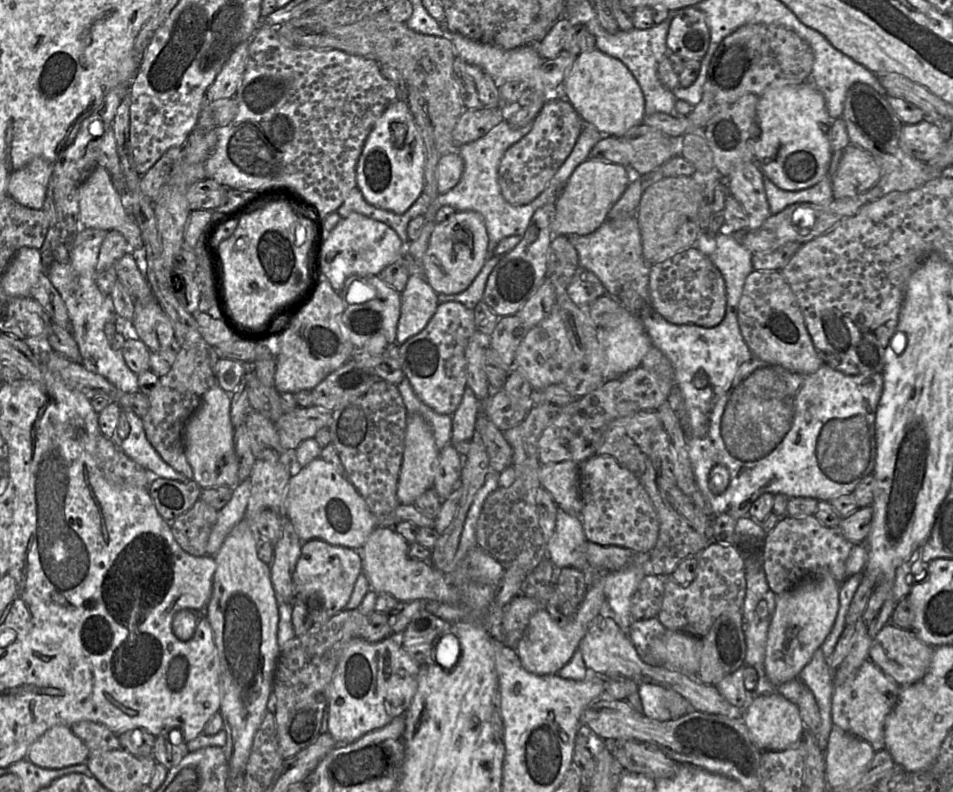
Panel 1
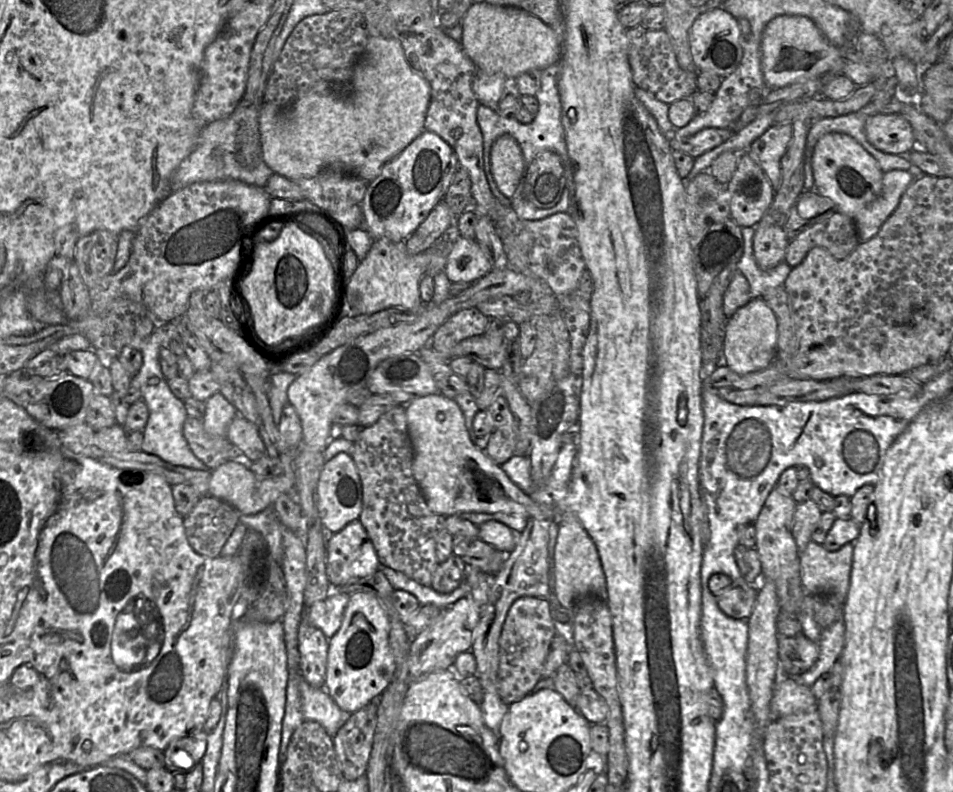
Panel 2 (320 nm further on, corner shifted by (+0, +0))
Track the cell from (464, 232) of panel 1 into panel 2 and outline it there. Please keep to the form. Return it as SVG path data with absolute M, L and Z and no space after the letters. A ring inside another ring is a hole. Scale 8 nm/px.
M458 237L451 245L445 274L452 283L479 280L493 269L476 239Z

